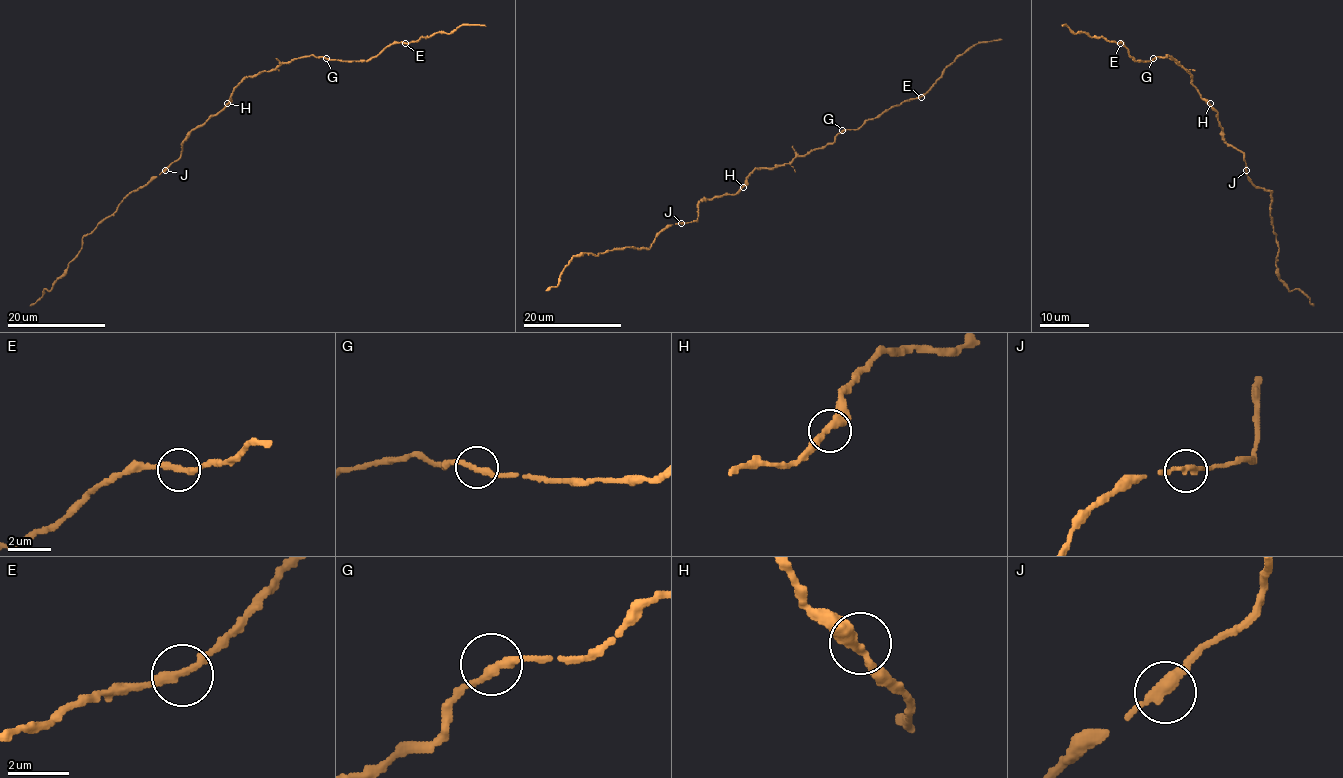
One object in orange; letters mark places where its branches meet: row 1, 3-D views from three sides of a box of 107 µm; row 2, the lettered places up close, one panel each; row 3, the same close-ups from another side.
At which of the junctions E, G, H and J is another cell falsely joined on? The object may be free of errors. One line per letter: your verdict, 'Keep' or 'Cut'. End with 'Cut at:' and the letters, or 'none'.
E: Keep
G: Keep
H: Keep
J: Keep
Cut at: none

